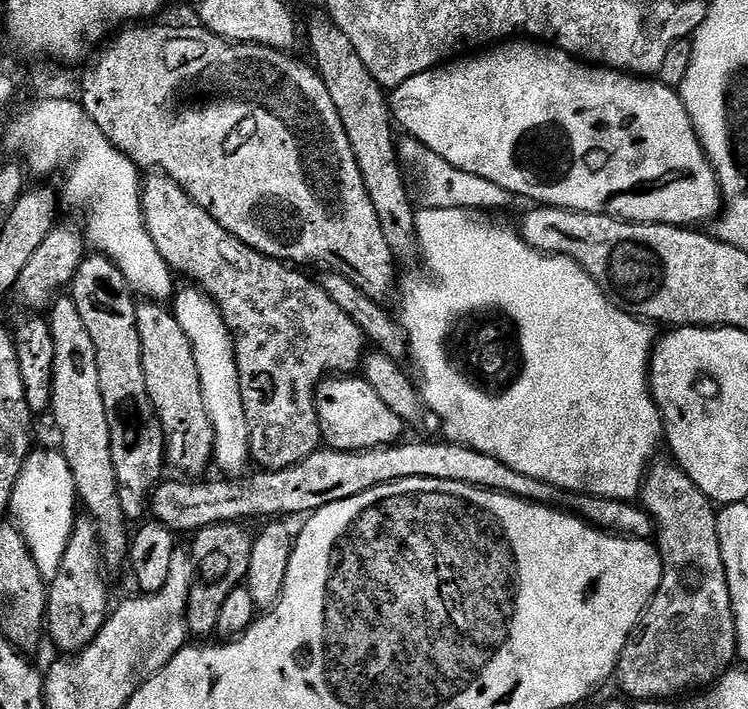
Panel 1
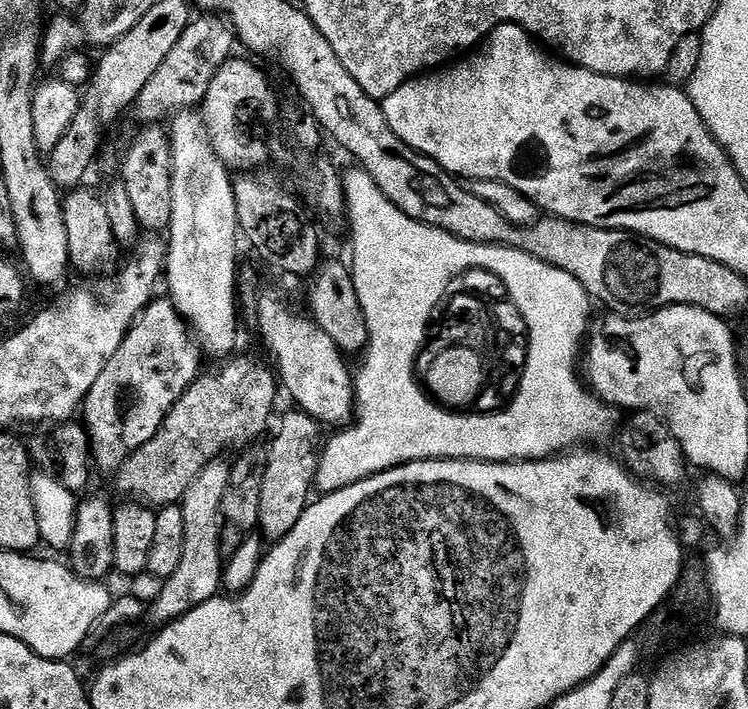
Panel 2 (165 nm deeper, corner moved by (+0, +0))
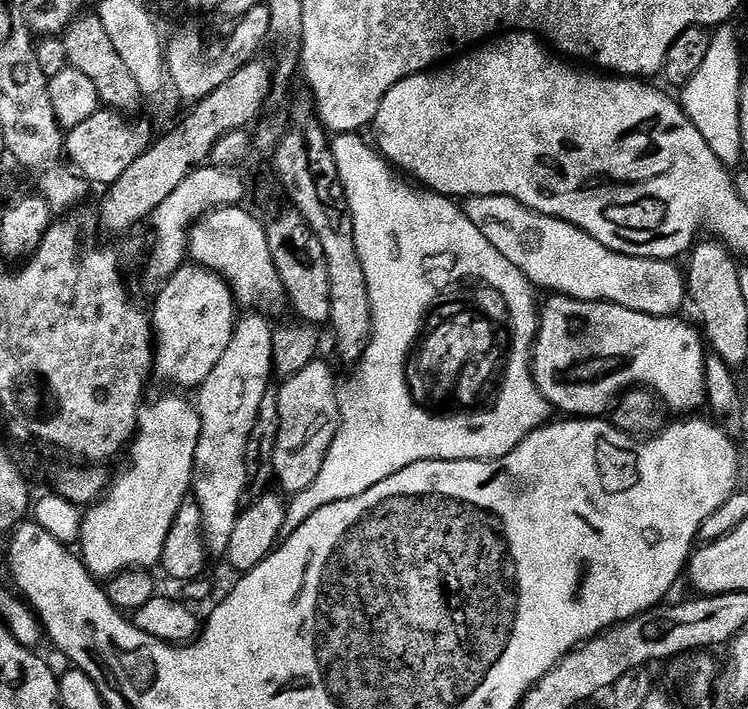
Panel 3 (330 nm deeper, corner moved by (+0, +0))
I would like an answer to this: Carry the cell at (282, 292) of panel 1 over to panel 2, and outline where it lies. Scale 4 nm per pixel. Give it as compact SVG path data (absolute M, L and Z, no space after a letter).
M148 126L132 140L128 153L124 156L122 180L130 194L134 214L137 215L141 229L152 234L160 234L171 222L171 172L172 154L169 133L160 126Z

